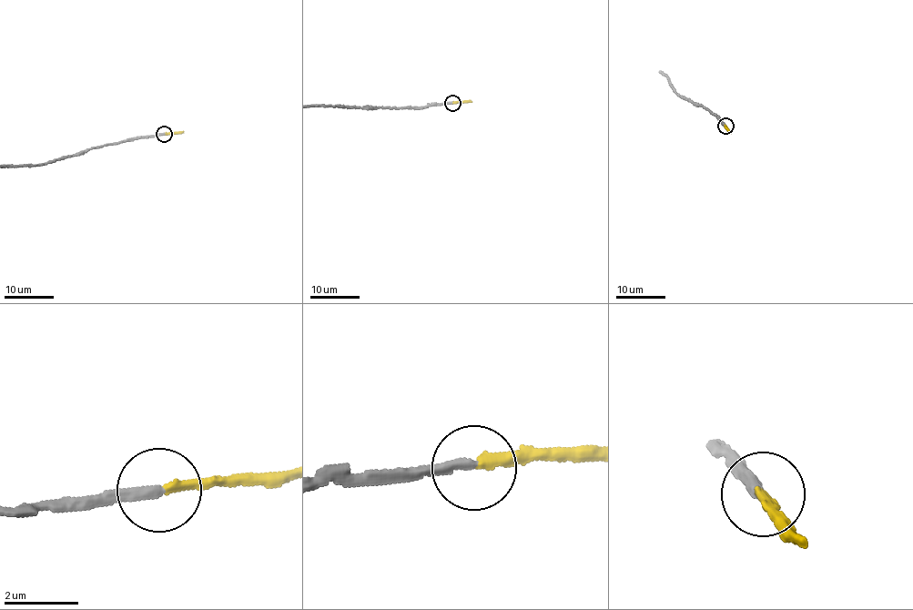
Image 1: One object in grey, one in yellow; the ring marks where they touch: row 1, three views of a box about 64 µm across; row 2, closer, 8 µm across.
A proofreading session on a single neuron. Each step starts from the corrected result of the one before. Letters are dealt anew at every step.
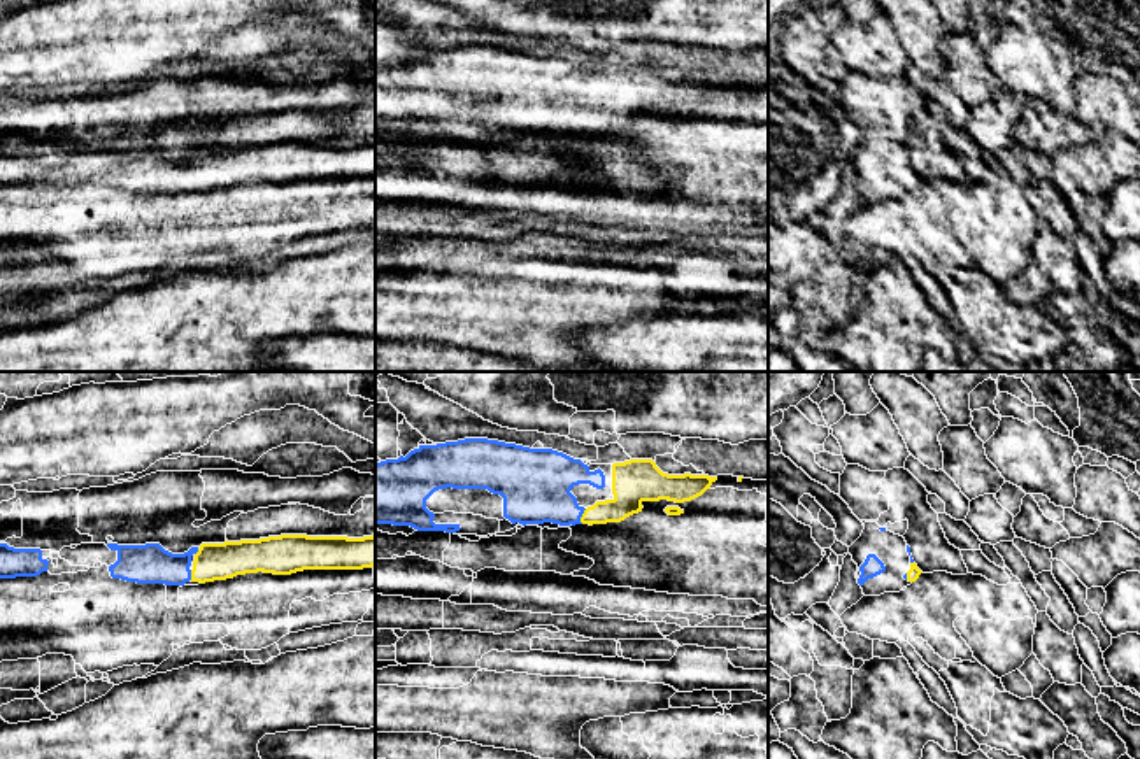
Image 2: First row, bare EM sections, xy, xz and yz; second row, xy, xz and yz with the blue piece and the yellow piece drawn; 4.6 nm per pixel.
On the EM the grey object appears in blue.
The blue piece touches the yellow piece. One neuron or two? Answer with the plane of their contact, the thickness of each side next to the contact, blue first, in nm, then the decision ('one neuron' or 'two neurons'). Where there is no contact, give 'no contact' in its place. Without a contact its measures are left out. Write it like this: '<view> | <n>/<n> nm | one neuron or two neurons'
xz | 320/150 nm | one neuron

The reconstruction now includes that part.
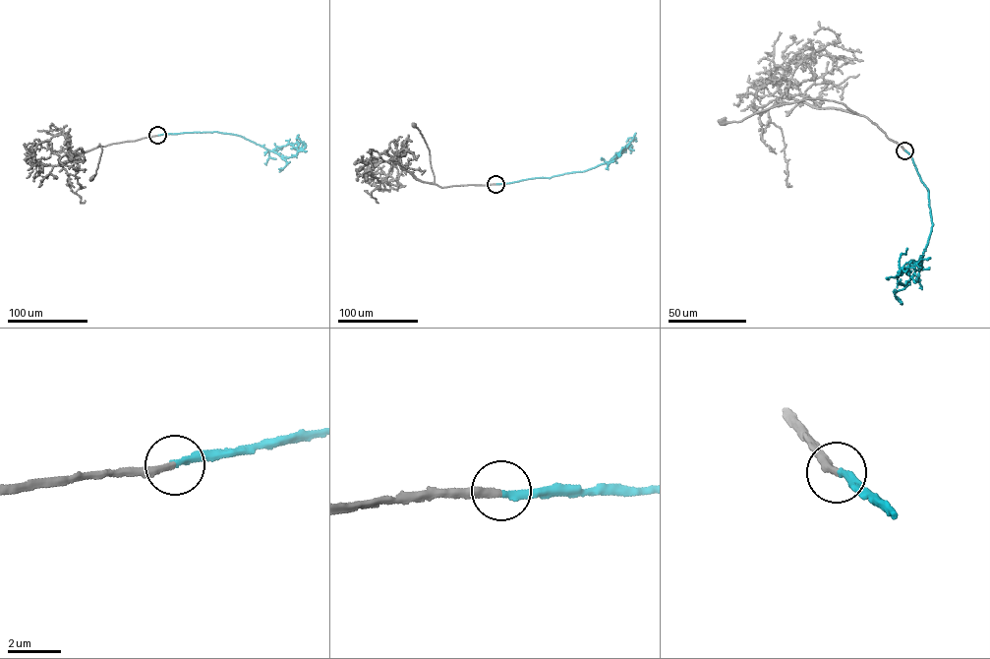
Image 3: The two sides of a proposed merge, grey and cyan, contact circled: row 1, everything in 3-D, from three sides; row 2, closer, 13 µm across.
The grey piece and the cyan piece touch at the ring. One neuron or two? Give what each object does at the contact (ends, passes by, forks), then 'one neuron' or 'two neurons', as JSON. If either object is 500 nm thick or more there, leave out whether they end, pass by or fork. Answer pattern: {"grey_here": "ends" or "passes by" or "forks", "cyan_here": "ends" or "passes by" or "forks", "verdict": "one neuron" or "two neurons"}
{"grey_here": "ends", "cyan_here": "ends", "verdict": "one neuron"}

